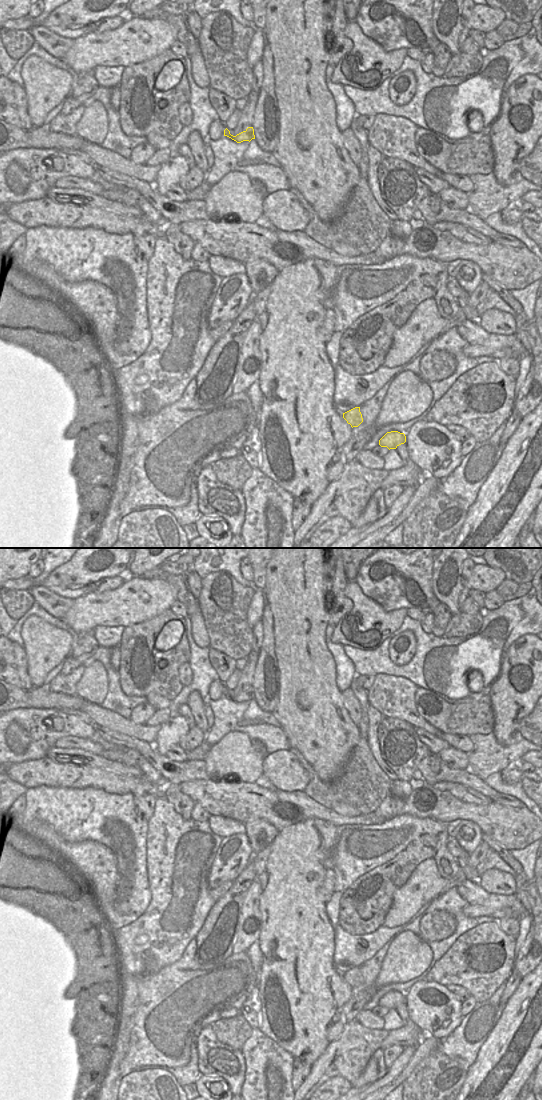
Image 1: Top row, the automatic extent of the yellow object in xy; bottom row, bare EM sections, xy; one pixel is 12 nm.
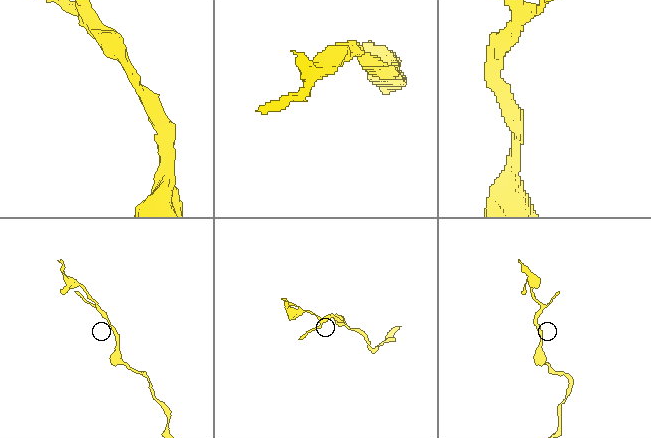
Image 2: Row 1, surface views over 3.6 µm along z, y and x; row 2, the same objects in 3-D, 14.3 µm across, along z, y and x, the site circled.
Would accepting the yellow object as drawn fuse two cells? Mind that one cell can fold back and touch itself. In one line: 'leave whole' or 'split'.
split

